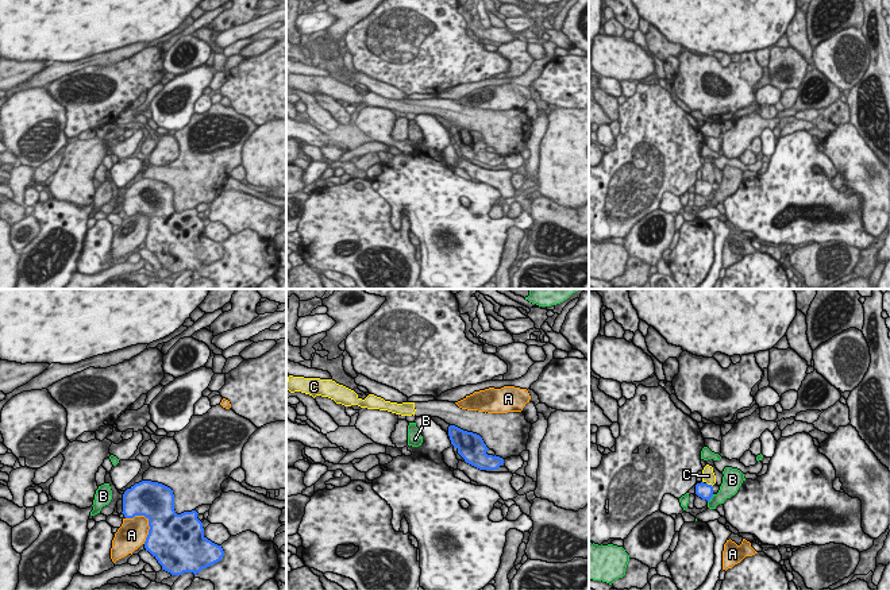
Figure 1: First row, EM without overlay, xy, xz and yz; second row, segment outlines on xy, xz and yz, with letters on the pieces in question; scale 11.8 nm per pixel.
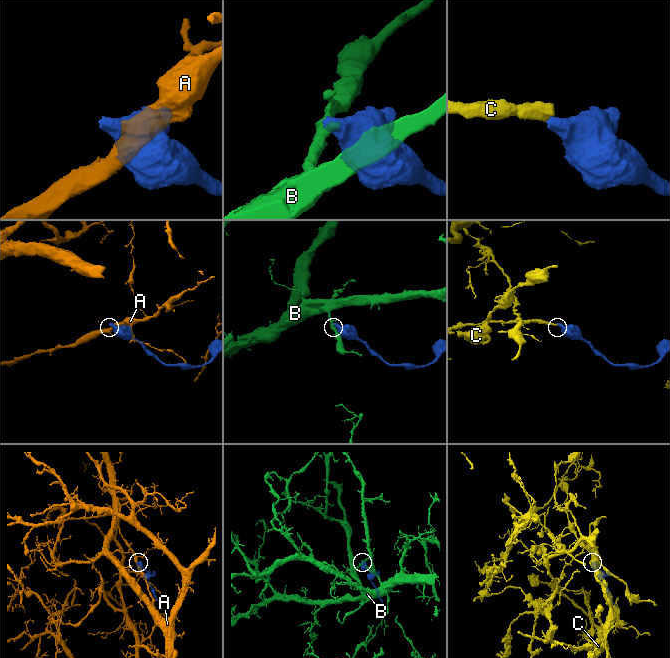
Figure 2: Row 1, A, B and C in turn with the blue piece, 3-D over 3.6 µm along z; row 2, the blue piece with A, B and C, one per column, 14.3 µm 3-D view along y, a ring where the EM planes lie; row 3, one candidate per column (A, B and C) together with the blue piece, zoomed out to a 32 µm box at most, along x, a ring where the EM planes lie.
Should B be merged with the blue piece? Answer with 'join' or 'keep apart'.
keep apart

